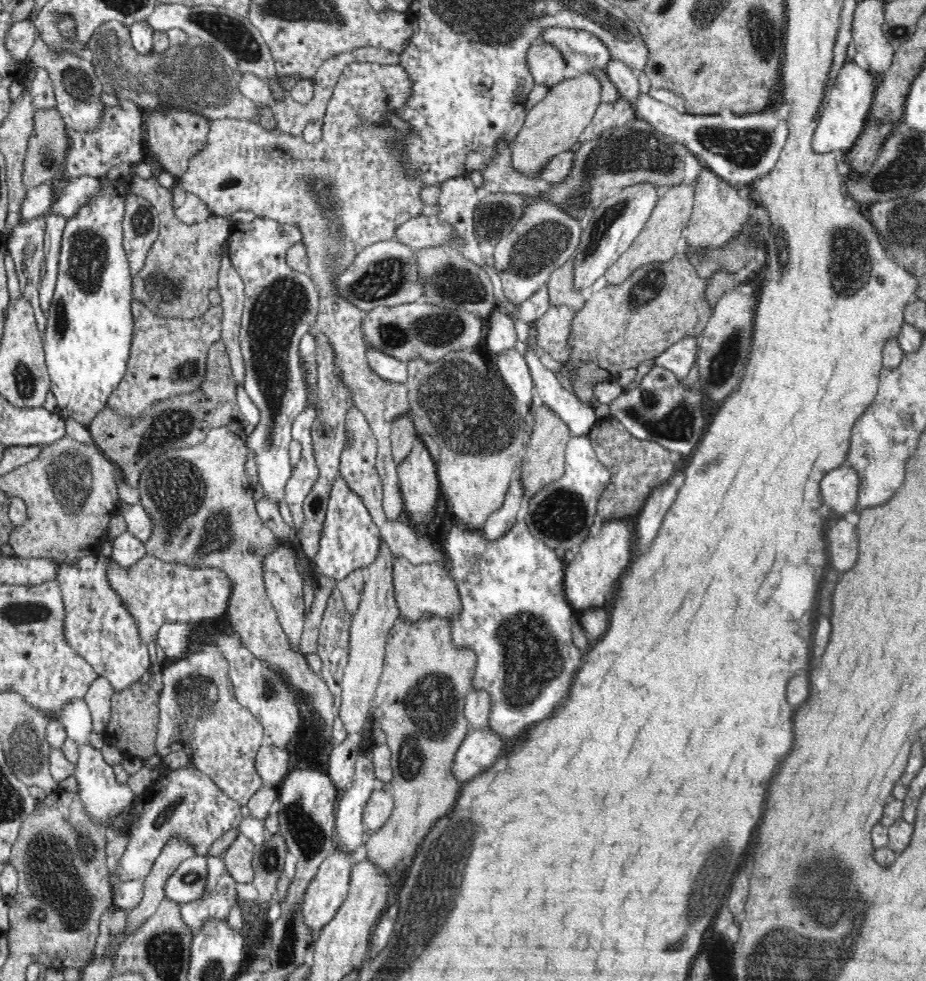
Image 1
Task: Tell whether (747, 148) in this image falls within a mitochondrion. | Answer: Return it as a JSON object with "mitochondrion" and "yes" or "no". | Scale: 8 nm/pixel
{"mitochondrion":"yes"}

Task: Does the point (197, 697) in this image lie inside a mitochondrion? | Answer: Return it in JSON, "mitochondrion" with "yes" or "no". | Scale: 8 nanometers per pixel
{"mitochondrion":"yes"}

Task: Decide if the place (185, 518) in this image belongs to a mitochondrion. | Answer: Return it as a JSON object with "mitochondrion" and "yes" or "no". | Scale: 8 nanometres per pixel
{"mitochondrion":"yes"}

